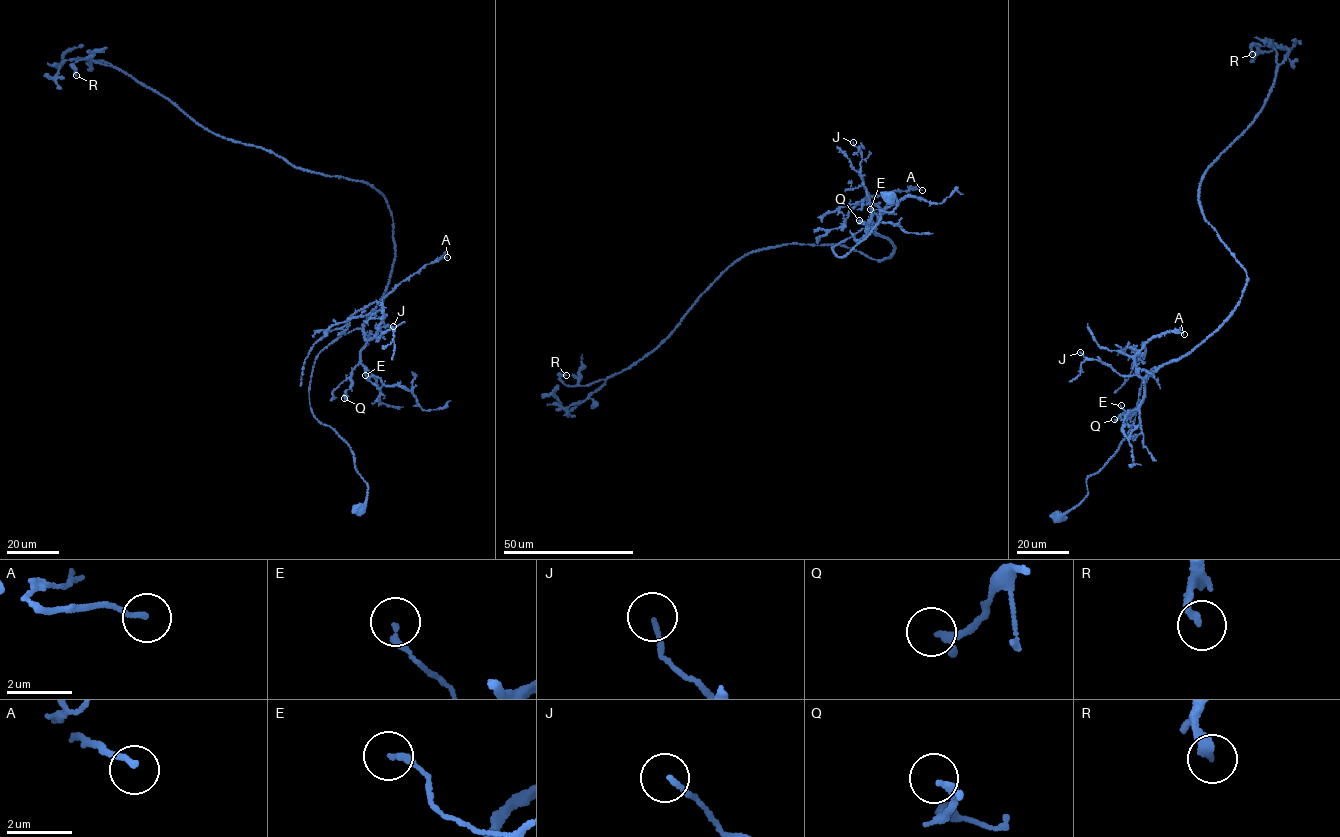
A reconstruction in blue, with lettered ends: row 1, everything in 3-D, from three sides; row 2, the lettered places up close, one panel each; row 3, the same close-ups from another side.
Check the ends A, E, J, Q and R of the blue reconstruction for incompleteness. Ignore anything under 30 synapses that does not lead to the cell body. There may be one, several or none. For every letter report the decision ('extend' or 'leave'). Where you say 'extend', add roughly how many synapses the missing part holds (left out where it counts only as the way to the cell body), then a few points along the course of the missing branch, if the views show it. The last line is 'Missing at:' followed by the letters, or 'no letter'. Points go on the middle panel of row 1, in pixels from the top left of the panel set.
A: leave
E: leave
J: leave
Q: leave
R: leave
Missing at: no letter

